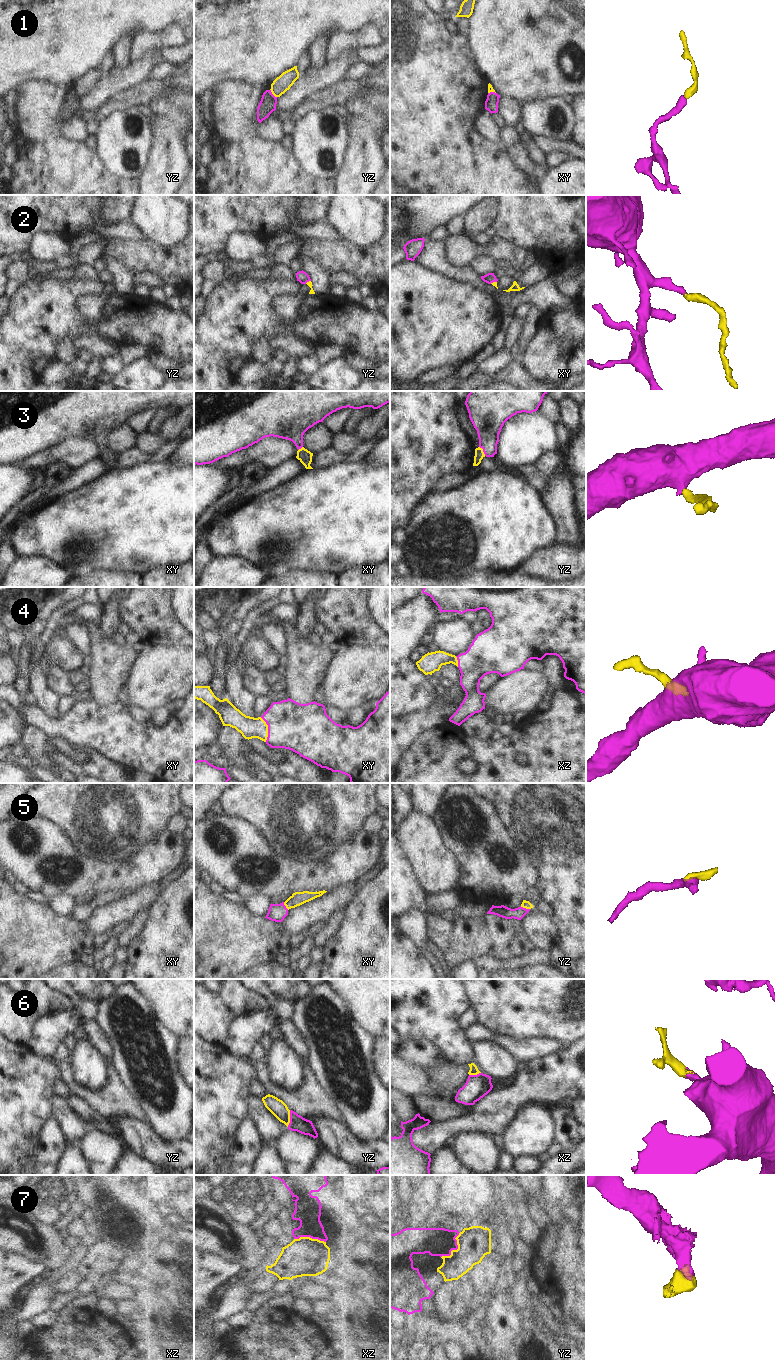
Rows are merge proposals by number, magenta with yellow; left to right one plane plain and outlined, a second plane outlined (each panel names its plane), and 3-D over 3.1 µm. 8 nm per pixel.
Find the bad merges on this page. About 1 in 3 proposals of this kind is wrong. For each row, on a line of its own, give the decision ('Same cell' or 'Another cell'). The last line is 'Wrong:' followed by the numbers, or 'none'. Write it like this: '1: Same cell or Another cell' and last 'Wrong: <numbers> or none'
1: Another cell
2: Same cell
3: Same cell
4: Same cell
5: Same cell
6: Same cell
7: Another cell
Wrong: 1, 7.

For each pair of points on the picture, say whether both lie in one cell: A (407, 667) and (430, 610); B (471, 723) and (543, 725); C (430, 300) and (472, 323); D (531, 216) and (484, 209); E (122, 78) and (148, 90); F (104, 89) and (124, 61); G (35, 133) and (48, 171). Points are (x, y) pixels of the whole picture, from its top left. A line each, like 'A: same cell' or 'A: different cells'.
A: same cell
B: different cells
C: same cell
D: different cells
E: different cells
F: different cells
G: same cell

